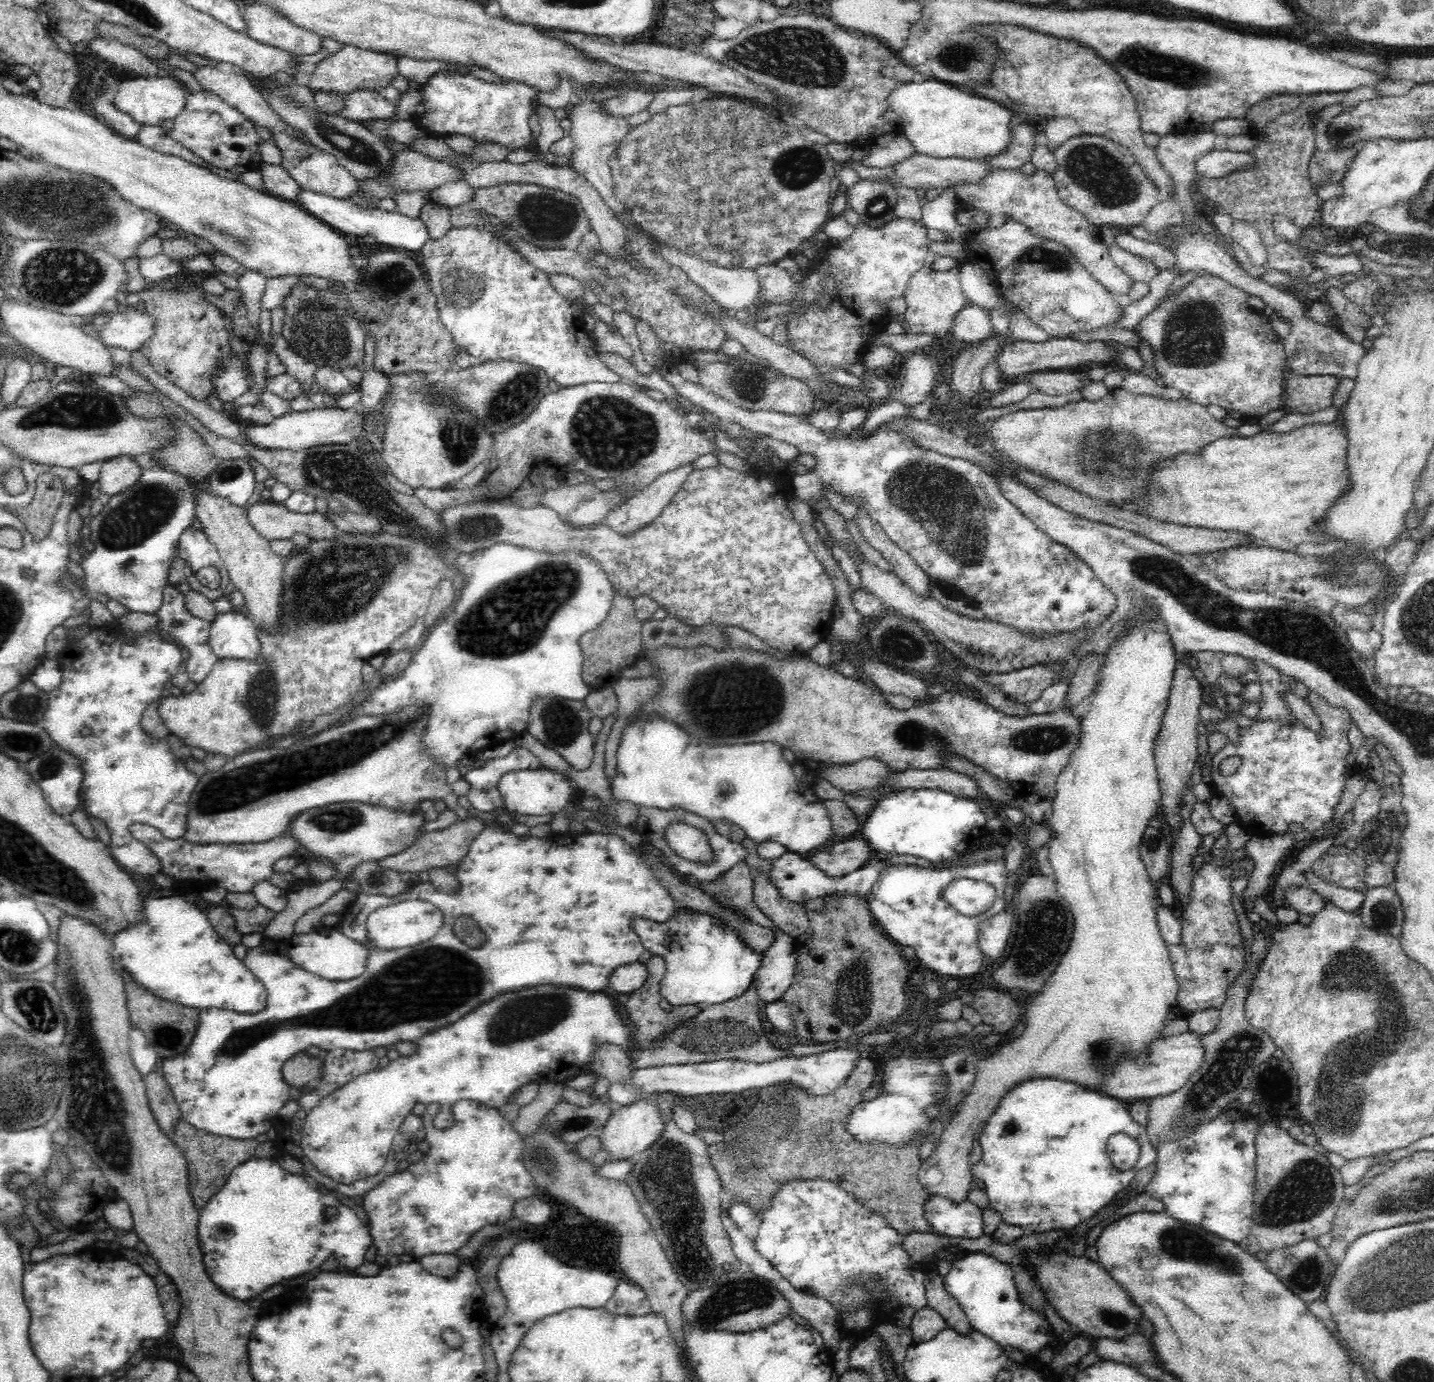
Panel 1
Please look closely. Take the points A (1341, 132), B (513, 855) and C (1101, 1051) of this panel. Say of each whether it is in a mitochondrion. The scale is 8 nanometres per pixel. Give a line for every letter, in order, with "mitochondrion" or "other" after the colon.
A: mitochondrion
B: other
C: mitochondrion

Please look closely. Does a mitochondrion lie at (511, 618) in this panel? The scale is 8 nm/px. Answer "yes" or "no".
yes

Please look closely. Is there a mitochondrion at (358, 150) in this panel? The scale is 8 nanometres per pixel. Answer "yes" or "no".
yes

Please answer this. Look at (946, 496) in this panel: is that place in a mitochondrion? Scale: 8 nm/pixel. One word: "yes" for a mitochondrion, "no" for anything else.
yes

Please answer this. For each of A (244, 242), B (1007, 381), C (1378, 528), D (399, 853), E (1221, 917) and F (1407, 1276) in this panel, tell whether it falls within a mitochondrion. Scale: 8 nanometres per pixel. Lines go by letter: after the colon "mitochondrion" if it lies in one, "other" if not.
A: mitochondrion
B: other
C: other
D: other
E: other
F: mitochondrion

